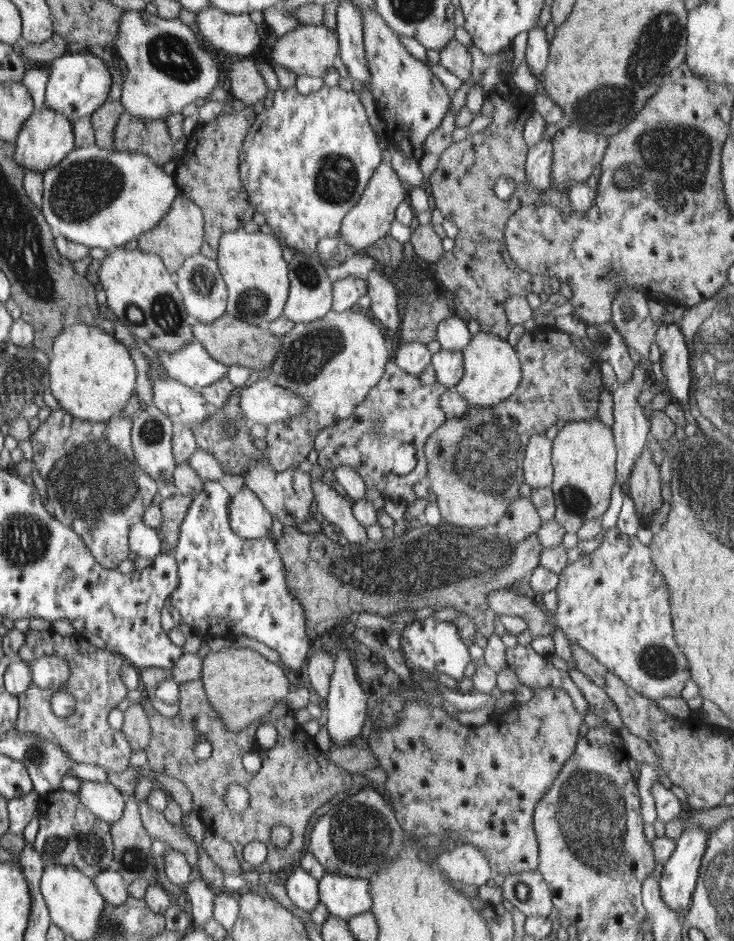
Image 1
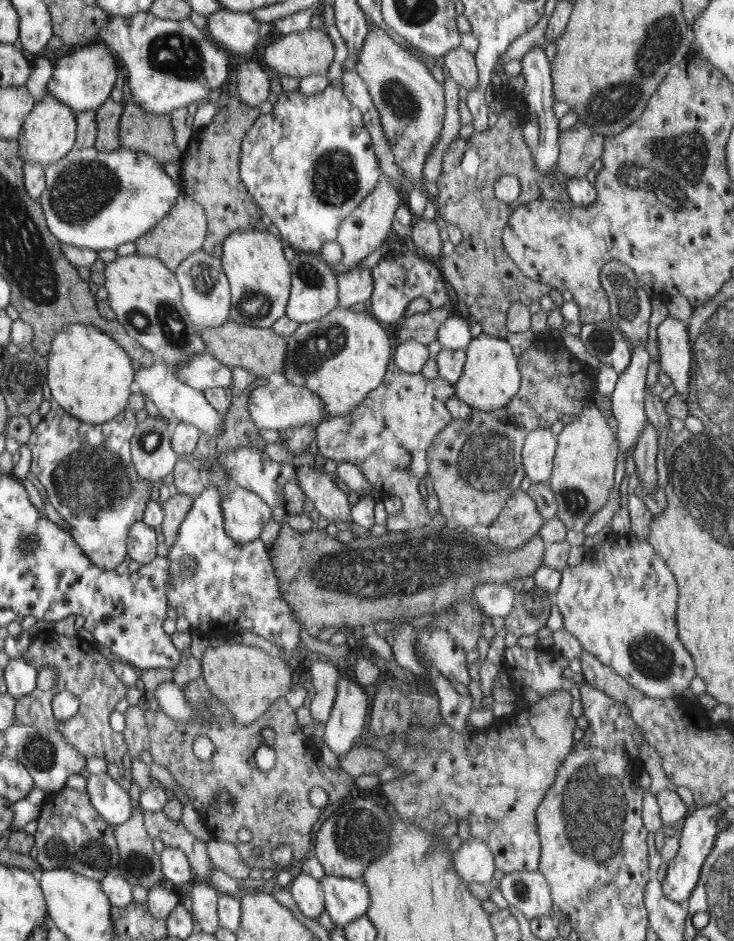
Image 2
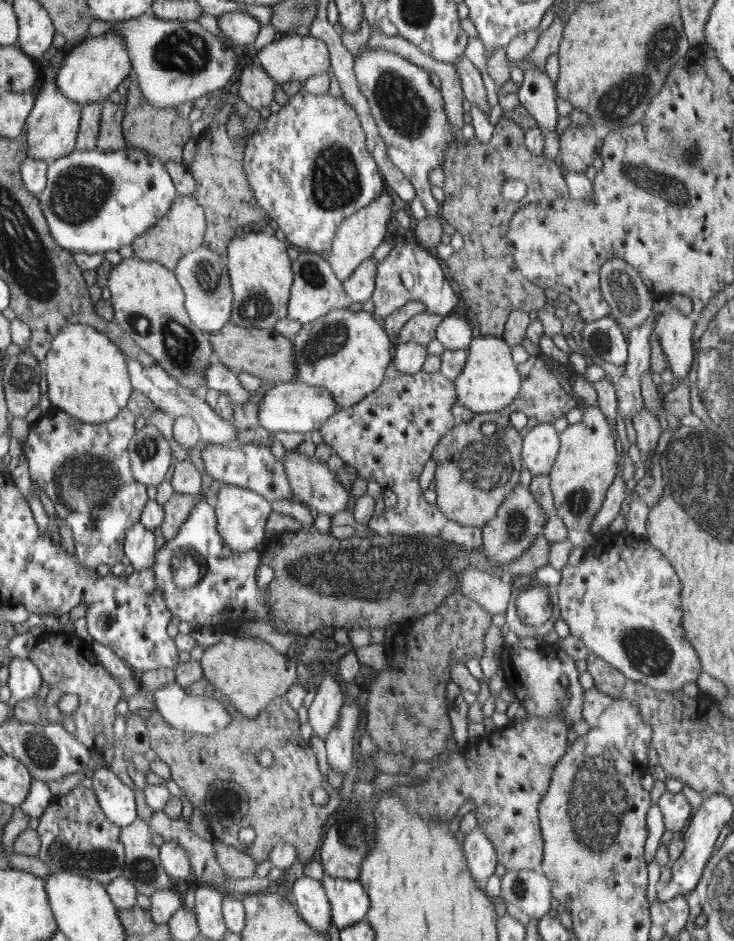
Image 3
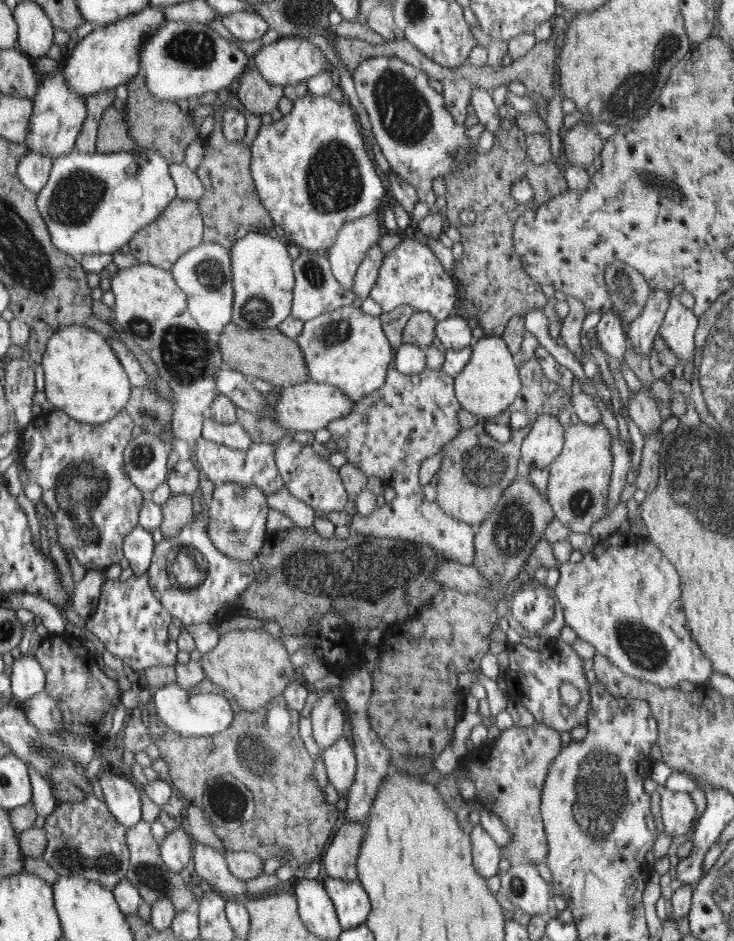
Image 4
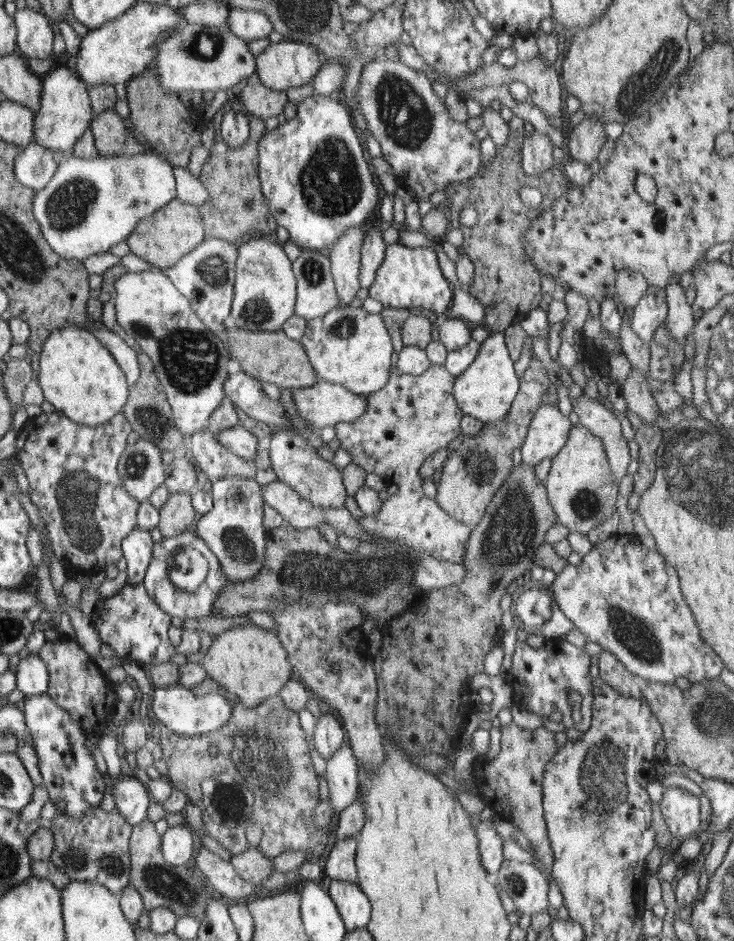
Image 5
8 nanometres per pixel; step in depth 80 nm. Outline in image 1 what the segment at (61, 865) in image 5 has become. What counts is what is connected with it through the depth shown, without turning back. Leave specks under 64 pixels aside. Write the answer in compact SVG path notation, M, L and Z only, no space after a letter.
M60 788L41 794L38 810L40 830L33 846L41 854L45 866L75 866L93 879L98 873L114 870L116 846L112 835L113 822L104 822L104 819L96 818L96 815L83 805L78 793Z

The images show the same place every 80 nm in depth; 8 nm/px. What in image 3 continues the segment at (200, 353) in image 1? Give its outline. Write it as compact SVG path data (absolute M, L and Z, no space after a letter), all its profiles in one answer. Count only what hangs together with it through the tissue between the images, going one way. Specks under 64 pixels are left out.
M217 359L206 368L203 376L205 386L208 389L214 389L227 394L234 404L247 403L251 397L250 390L246 390L238 380L237 373L229 370Z

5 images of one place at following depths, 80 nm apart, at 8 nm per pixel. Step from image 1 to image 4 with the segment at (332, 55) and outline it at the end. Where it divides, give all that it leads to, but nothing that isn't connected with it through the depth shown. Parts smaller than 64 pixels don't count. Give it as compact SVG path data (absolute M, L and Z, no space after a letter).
M279 38L277 41L264 45L255 54L254 68L273 85L295 85L304 83L304 80L315 77L317 74L324 73L328 66L328 60L320 48L316 48L312 41L304 38Z

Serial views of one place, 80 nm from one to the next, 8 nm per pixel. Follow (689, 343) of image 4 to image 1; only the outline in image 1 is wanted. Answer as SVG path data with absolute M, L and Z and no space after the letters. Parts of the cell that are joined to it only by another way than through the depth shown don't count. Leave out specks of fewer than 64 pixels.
M664 321L658 329L655 341L660 349L660 364L666 378L663 389L668 392L671 400L680 405L686 404L690 384L694 384L693 376L690 376L690 354L686 338L676 323Z

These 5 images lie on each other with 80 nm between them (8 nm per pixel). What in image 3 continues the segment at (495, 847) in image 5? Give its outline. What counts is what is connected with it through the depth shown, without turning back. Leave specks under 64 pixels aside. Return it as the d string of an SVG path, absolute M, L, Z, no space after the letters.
M475 828L466 836L463 855L472 878L485 882L494 874L497 854L484 831Z

